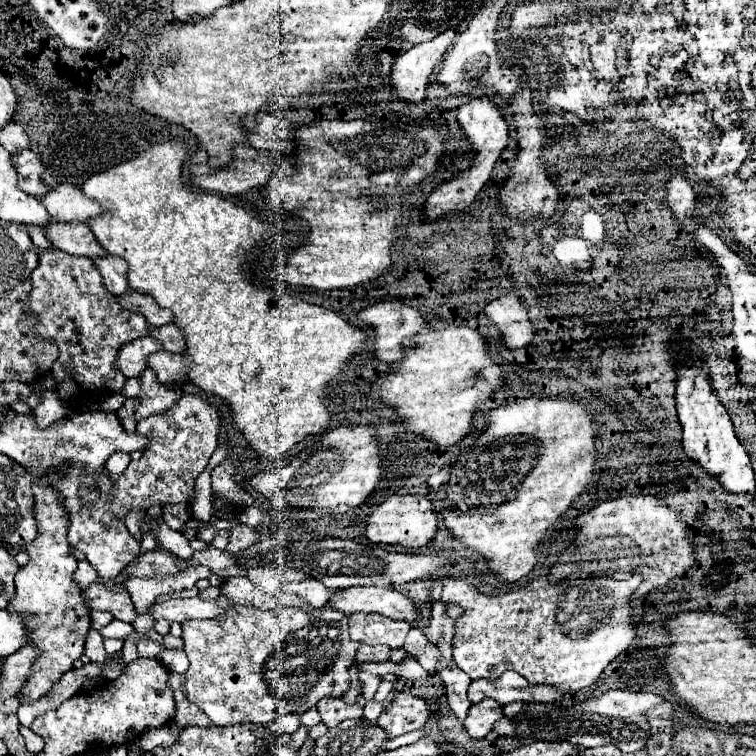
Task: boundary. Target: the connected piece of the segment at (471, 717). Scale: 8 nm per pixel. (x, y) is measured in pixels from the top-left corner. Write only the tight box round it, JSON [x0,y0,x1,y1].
[462,698,502,738]

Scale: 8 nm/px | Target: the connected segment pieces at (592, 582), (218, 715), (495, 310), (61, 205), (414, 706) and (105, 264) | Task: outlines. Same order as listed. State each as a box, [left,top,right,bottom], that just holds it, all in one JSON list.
[[442,574,642,692],[182,608,358,726],[484,296,534,350],[40,184,102,222],[376,691,430,740],[92,256,130,296]]

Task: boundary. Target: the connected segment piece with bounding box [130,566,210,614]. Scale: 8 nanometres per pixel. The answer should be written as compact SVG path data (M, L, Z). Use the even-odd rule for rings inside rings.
M194 566L194 568L184 568L180 574L170 578L152 578L152 580L134 578L134 582L130 582L130 596L136 606L136 612L144 614L160 594L178 594L184 588L192 588L196 580L208 576L210 572L204 566Z

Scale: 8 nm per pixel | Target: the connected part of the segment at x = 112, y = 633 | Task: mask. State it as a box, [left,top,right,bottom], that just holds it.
[100,620,134,640]

